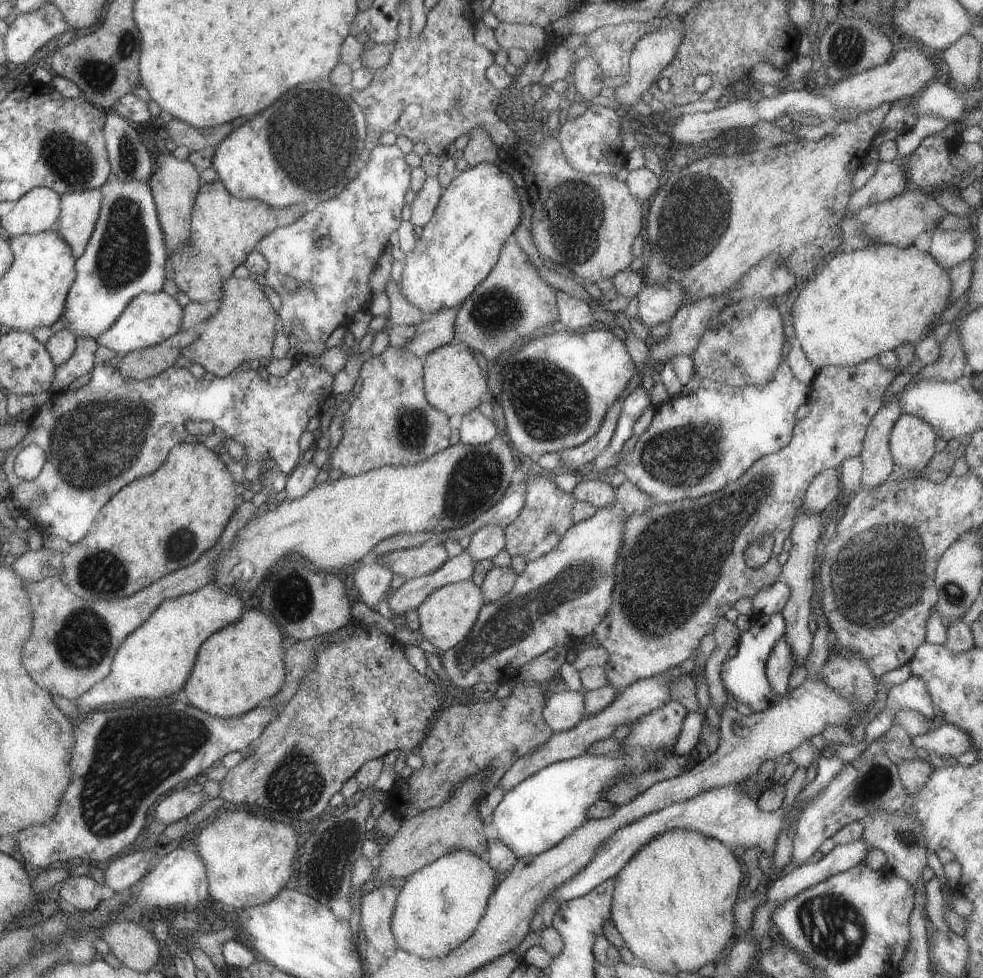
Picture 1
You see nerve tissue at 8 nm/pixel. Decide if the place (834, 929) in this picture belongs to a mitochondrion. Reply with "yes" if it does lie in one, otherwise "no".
yes

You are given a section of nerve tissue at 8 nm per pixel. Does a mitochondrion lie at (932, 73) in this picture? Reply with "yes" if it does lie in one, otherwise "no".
no

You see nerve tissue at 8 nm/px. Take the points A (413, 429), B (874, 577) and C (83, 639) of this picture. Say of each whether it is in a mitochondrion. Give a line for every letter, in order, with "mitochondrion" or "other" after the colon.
A: mitochondrion
B: mitochondrion
C: mitochondrion

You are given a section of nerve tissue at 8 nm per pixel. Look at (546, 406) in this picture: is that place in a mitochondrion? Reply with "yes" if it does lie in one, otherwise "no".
yes

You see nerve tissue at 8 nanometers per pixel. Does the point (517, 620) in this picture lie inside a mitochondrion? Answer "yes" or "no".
yes

